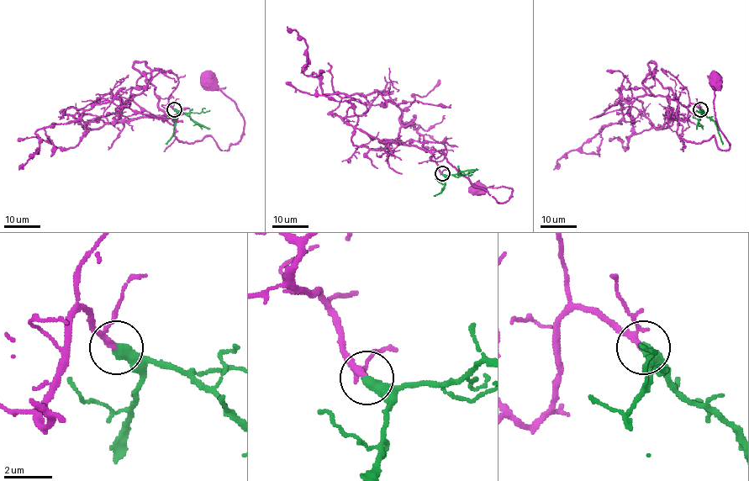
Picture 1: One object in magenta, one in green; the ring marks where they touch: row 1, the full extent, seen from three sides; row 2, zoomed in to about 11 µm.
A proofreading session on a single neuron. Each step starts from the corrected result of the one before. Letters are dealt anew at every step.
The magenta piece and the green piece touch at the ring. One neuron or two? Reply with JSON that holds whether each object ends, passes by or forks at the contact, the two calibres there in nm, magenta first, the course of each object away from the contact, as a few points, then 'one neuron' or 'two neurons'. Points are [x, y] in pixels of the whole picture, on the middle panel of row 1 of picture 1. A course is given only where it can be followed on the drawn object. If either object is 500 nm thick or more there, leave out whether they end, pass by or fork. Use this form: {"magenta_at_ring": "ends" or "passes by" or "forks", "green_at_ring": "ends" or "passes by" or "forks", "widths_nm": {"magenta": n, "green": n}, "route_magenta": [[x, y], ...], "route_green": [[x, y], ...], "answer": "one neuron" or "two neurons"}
{"magenta_at_ring": "passes by", "green_at_ring": "ends", "widths_nm": {"magenta": 170, "green": 460}, "route_magenta": [[442, 173], [431, 157], [443, 149], [447, 161], [498, 202], [507, 201], [512, 193], [505, 187], [477, 189]], "route_green": [[442, 173], [445, 177], [444, 187], [434, 196]], "answer": "one neuron"}

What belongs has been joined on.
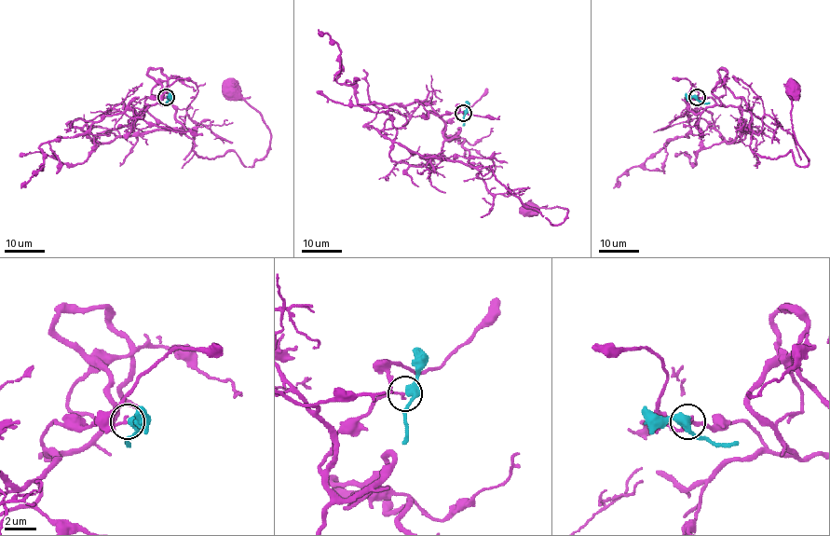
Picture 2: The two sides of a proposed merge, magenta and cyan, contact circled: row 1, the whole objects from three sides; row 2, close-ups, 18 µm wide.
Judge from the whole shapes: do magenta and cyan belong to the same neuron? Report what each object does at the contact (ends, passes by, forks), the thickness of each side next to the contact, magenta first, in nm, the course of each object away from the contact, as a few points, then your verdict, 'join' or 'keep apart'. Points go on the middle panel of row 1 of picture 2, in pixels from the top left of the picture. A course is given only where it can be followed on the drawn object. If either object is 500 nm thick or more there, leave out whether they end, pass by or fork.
magenta passes by | cyan passes by | 140/440 nm | magenta via (463, 113), (443, 129), (442, 157), (491, 165), (496, 178), (551, 224), (567, 214), (560, 207), (528, 210) | cyan via (464, 113), (463, 126) | keep apart

